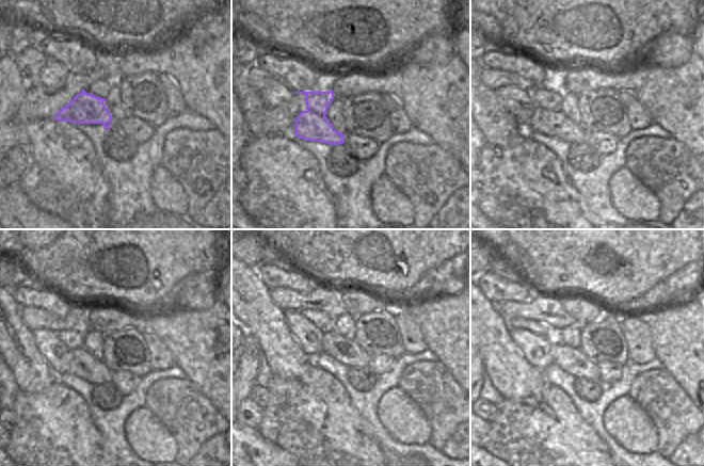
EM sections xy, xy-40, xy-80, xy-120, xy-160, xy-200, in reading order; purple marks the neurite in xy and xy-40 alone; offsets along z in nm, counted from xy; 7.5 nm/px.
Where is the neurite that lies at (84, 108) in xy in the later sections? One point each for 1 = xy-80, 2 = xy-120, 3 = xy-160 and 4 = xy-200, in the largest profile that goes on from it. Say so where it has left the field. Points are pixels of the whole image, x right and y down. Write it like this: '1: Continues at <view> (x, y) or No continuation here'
1: Continues at xy-80 (558, 127)
2: Continues at xy-120 (85, 366)
3: Continues at xy-160 (332, 365)
4: Continues at xy-200 (572, 360)

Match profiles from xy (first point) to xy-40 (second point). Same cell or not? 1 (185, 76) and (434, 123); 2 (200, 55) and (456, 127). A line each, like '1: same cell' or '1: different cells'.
1: same cell
2: same cell

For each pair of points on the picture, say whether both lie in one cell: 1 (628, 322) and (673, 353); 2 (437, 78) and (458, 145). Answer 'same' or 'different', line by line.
1: different
2: same

